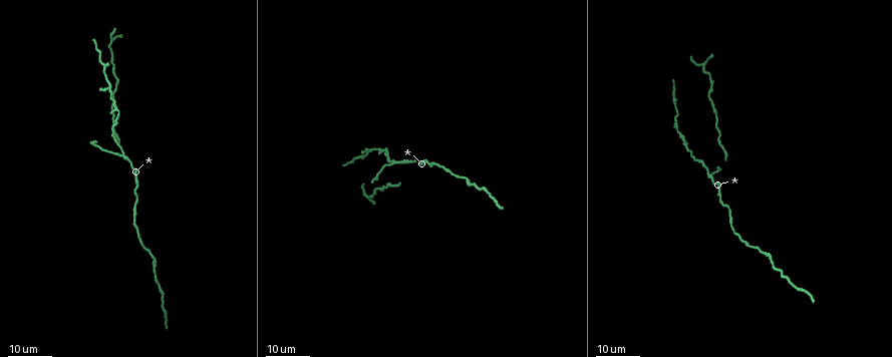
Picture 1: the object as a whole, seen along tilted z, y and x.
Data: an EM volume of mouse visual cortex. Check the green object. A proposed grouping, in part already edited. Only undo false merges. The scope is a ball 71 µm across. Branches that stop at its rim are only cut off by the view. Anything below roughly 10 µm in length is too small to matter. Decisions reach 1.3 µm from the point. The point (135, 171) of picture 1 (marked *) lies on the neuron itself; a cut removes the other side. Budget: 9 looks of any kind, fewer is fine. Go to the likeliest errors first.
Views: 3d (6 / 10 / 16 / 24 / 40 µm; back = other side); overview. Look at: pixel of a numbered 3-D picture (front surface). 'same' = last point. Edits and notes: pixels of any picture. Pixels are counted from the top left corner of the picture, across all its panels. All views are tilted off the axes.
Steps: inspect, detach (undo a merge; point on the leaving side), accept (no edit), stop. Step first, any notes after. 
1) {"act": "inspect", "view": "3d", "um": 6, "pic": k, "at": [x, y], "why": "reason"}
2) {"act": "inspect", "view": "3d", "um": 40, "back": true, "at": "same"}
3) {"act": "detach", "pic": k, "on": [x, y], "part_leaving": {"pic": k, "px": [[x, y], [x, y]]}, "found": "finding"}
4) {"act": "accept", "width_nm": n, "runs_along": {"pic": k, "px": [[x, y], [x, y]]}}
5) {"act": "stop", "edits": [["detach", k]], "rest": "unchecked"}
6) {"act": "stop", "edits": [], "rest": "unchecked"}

{"act": "inspect", "view": "3d", "um": 24, "pic": 1, "at": [117, 112], "why": "three-way junction"}

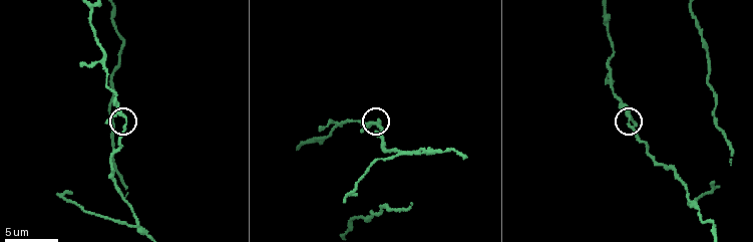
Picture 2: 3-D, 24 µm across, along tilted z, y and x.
{"act": "inspect", "view": "3d", "um": 10, "pic": 2, "at": [125, 118]}

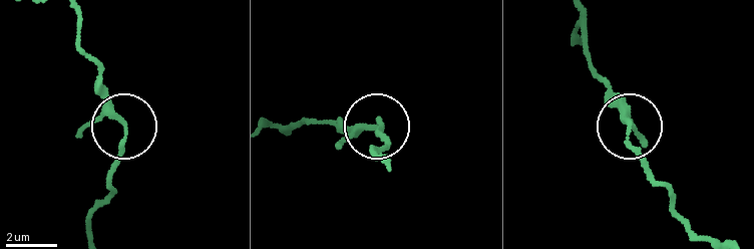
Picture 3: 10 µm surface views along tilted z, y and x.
{"act": "inspect", "view": "3d", "um": 10, "back": true, "pic": 3, "at": [628, 122]}

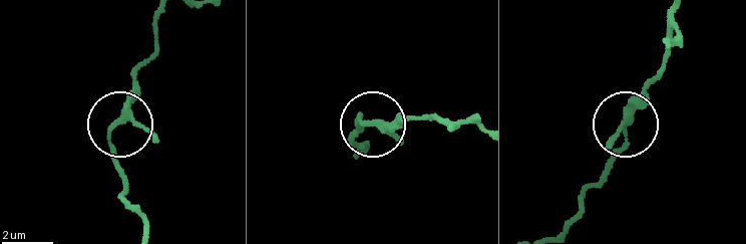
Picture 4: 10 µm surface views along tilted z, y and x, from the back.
{"act": "accept", "width_nm": 190, "runs_along": {"pic": 4, "px": [[561, 231], [616, 148], [630, 102], [658, 76]]}, "found": "continuous, no second neuron"}

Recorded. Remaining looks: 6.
{"act": "inspect", "view": "3d", "um": 10, "pic": 2, "at": [103, 49], "why": "calibre changes"}

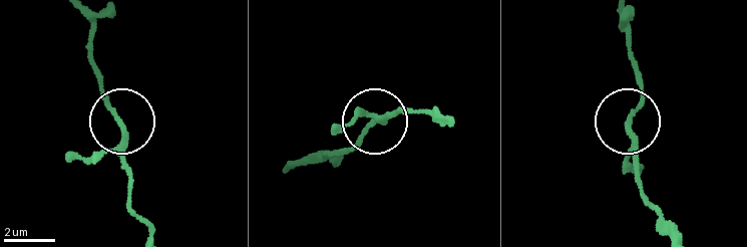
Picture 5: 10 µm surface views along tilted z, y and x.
{"act": "accept", "width_nm": 180, "runs_along": {"pic": 5, "px": [[448, 122], [403, 109], [368, 124], [351, 149], [332, 158]]}, "found": "all the same neuron"}

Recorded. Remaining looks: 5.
{"act": "inspect", "view": "3d", "um": 6, "pic": 2, "at": [697, 207], "why": "sudden change in width"}

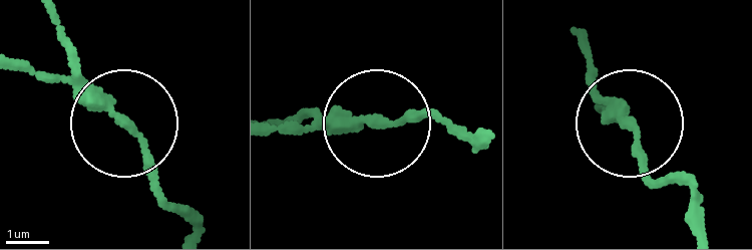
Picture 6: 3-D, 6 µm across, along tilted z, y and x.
{"act": "inspect", "view": "3d", "um": 6, "back": true, "pic": 6, "at": [629, 128]}

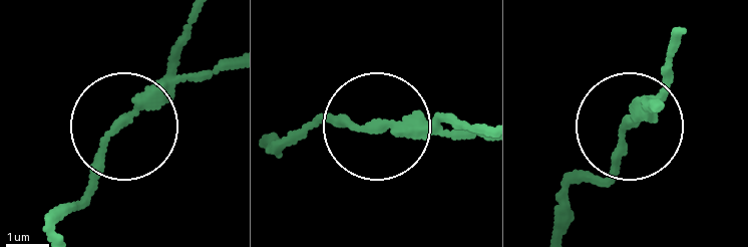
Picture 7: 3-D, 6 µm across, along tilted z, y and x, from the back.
{"act": "accept", "runs_along": {"pic": 7, "px": [[281, 142], [328, 124], [474, 137]]}, "found": "one neuron here"}

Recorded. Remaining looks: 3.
{"act": "inspect", "view": "3d", "um": 16, "pic": 1, "at": [465, 179], "why": "calibre changes"}

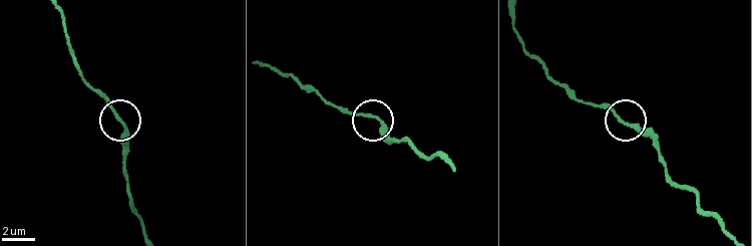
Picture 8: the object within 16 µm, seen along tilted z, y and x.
{"act": "inspect", "view": "3d", "um": 6, "pic": 8, "at": [379, 119]}

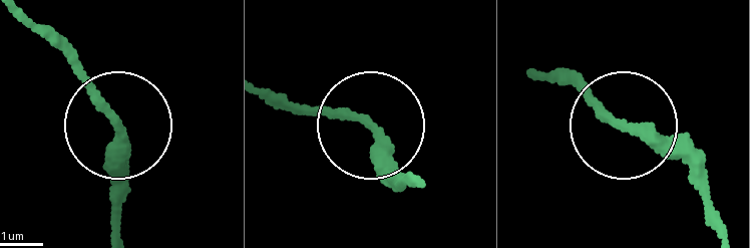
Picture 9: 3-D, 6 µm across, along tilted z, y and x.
{"act": "accept", "runs_along": {"pic": 9, "px": [[541, 79], [644, 131], [705, 187]]}, "found": "all the same neuron"}

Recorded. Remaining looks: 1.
{"act": "stop", "edits": [], "rest": "unchecked"}

